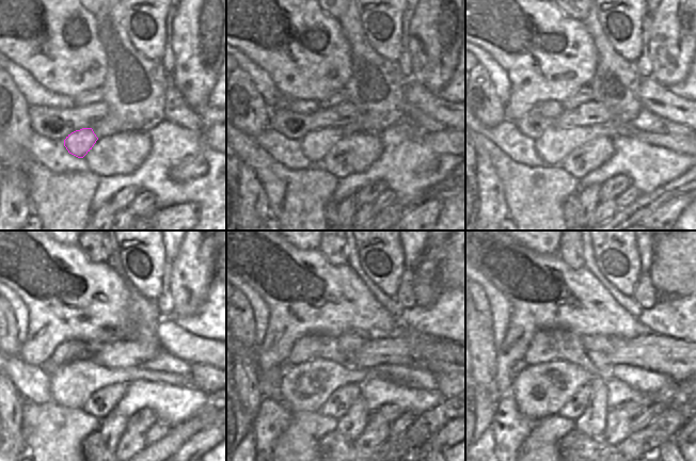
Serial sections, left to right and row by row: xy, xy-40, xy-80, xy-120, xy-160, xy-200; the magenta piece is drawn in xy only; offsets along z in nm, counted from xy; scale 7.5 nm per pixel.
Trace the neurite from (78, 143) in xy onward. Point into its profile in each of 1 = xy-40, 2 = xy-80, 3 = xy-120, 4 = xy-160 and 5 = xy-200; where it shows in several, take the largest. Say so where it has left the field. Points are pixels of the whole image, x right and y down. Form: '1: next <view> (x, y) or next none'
1: next xy-40 (315, 145)
2: next xy-80 (555, 143)
3: next xy-120 (72, 383)
4: next xy-160 (304, 387)
5: next xy-200 (540, 391)

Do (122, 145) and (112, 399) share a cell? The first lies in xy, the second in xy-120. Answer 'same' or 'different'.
same

